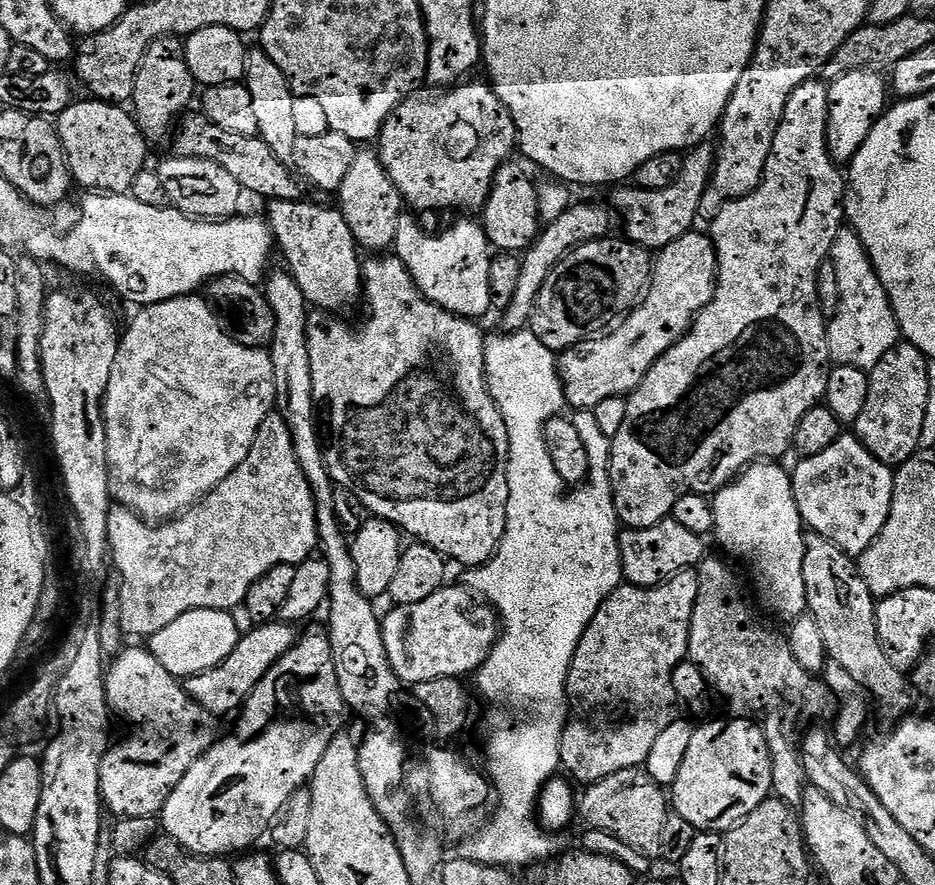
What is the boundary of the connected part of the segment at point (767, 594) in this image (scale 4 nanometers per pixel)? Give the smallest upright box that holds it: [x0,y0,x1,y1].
[714,462,808,622]

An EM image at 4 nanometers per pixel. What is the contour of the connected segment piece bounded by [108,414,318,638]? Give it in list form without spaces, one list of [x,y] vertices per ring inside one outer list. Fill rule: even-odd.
[[[273,414],[267,416],[254,438],[254,446],[250,450],[246,462],[242,462],[242,466],[238,466],[231,472],[213,492],[209,492],[207,496],[202,497],[197,504],[193,504],[187,511],[181,512],[178,516],[167,522],[155,524],[136,515],[131,508],[113,506],[109,510],[108,551],[110,553],[110,560],[116,563],[116,572],[120,575],[118,577],[120,586],[120,629],[124,631],[125,637],[128,638],[132,638],[132,636],[149,638],[158,634],[166,626],[170,626],[176,618],[180,618],[187,611],[209,608],[210,610],[227,612],[244,603],[250,586],[254,586],[254,582],[258,582],[258,578],[262,578],[262,574],[266,574],[270,569],[279,564],[301,564],[303,560],[309,559],[317,551],[317,548],[316,503],[312,497],[310,486],[306,482],[306,474],[302,474],[302,466],[298,466],[298,454],[294,454],[294,442],[290,438],[290,430],[280,415]]]

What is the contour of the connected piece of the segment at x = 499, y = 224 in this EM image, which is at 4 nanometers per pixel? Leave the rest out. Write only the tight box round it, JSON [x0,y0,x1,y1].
[482,162,542,254]

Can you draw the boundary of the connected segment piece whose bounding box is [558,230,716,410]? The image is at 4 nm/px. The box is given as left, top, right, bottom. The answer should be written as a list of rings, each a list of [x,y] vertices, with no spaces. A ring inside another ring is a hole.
[[[693,230],[659,249],[648,291],[621,319],[625,320],[609,336],[586,339],[559,353],[558,371],[566,404],[594,410],[598,402],[606,402],[611,396],[627,397],[646,378],[650,366],[688,332],[697,312],[712,300],[715,289],[716,248],[711,235]]]

